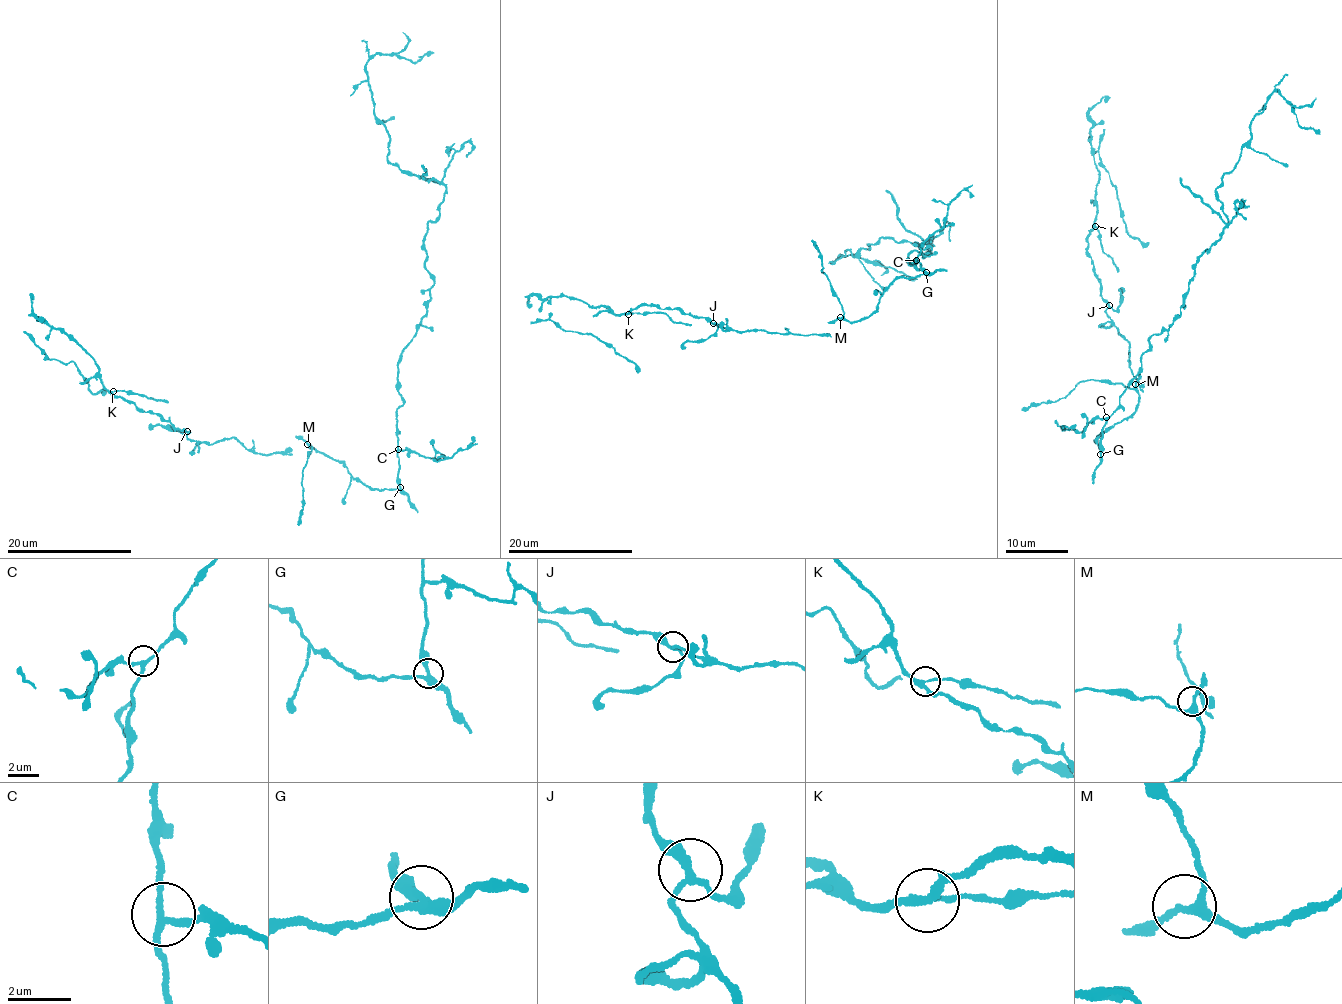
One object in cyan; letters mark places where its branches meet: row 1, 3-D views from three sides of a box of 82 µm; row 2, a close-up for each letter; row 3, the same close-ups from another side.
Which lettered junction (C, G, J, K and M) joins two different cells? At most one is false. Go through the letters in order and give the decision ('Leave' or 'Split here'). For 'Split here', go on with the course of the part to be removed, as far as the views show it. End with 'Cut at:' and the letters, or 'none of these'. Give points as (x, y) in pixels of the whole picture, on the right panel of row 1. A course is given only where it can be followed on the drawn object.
C: Leave
G: Leave
J: Leave
K: Split here. Course of the part to remove: (1095, 226), (1103, 247), (1118, 271)
M: Leave
Cut at: K

